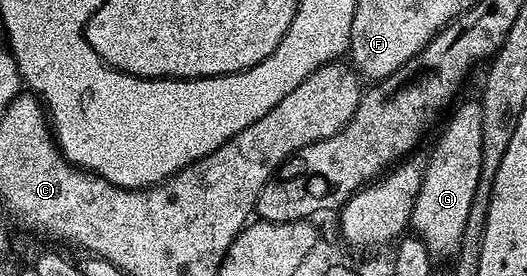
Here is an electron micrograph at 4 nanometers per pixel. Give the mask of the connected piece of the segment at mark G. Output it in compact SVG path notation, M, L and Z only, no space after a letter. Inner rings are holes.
M472 99L453 113L432 154L426 157L422 187L414 199L410 229L420 237L433 258L451 258L459 250L466 215L470 215L470 203L474 203L481 171L482 107L479 100Z

